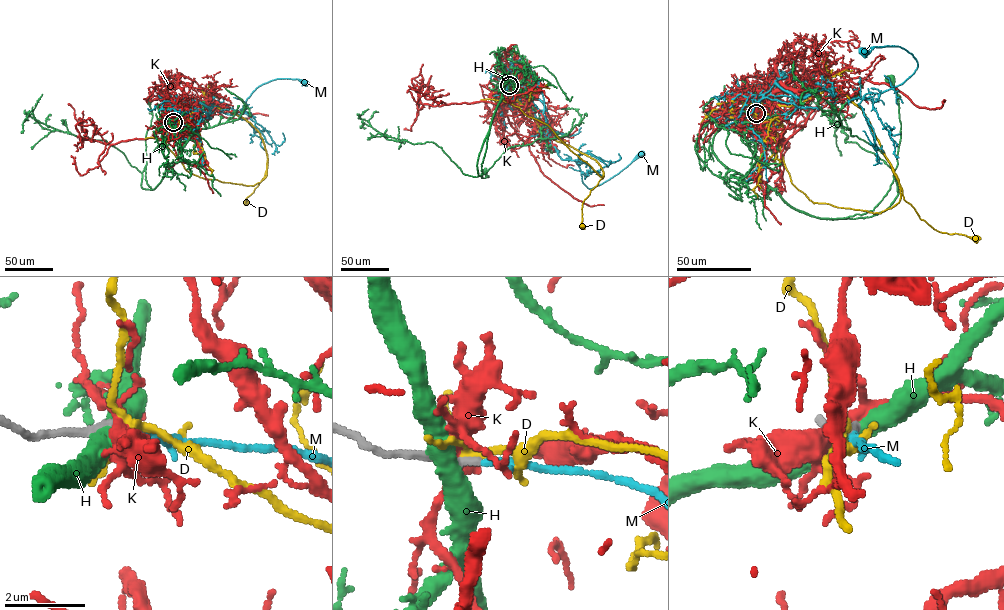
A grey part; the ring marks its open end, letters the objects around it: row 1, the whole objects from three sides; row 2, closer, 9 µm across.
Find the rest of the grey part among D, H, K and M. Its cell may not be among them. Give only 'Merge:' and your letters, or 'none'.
Merge: M

